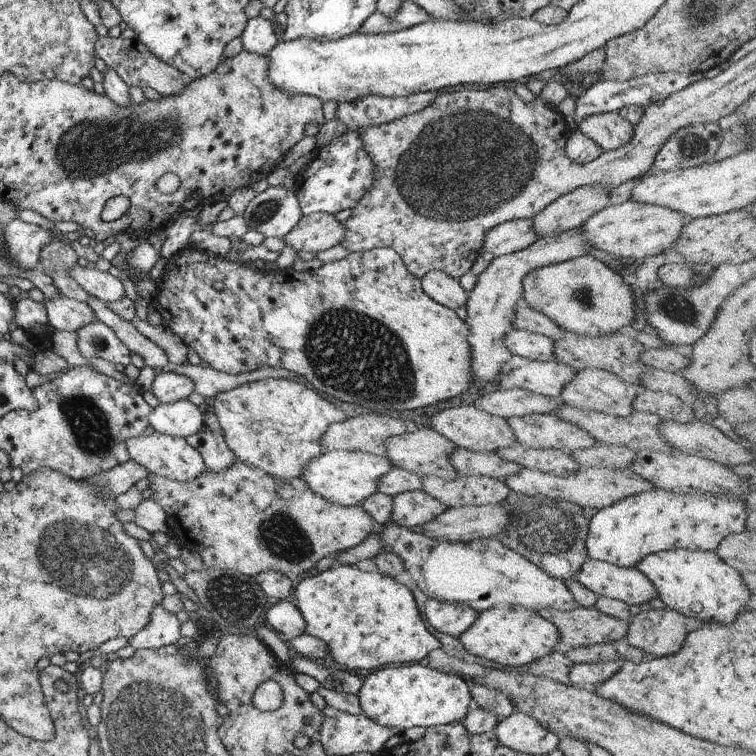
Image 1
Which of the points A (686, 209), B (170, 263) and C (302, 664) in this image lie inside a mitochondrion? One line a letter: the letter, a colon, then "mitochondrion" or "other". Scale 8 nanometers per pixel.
A: other
B: other
C: other

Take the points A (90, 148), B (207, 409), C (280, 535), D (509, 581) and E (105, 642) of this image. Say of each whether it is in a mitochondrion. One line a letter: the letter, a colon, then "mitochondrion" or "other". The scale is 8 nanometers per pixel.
A: mitochondrion
B: other
C: mitochondrion
D: other
E: other

